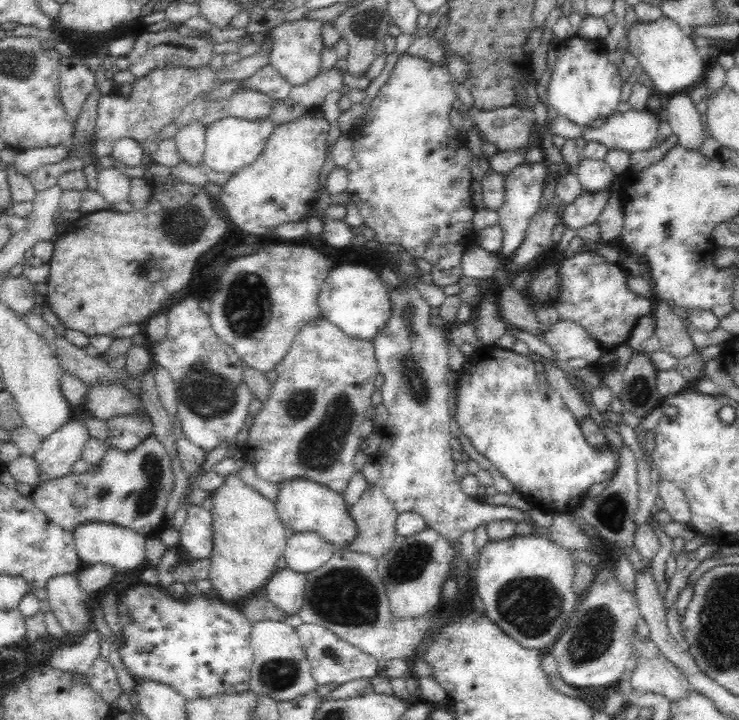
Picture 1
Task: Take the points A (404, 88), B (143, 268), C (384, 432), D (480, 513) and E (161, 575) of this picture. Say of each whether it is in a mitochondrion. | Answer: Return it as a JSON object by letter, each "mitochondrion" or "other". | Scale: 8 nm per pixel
{"A":"other","B":"other","C":"other","D":"other","E":"other"}

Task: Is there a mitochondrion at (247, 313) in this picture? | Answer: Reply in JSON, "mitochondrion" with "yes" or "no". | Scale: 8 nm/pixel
{"mitochondrion":"yes"}

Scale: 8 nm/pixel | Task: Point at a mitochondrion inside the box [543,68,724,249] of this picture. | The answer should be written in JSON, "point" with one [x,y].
{"point":[668,227]}

